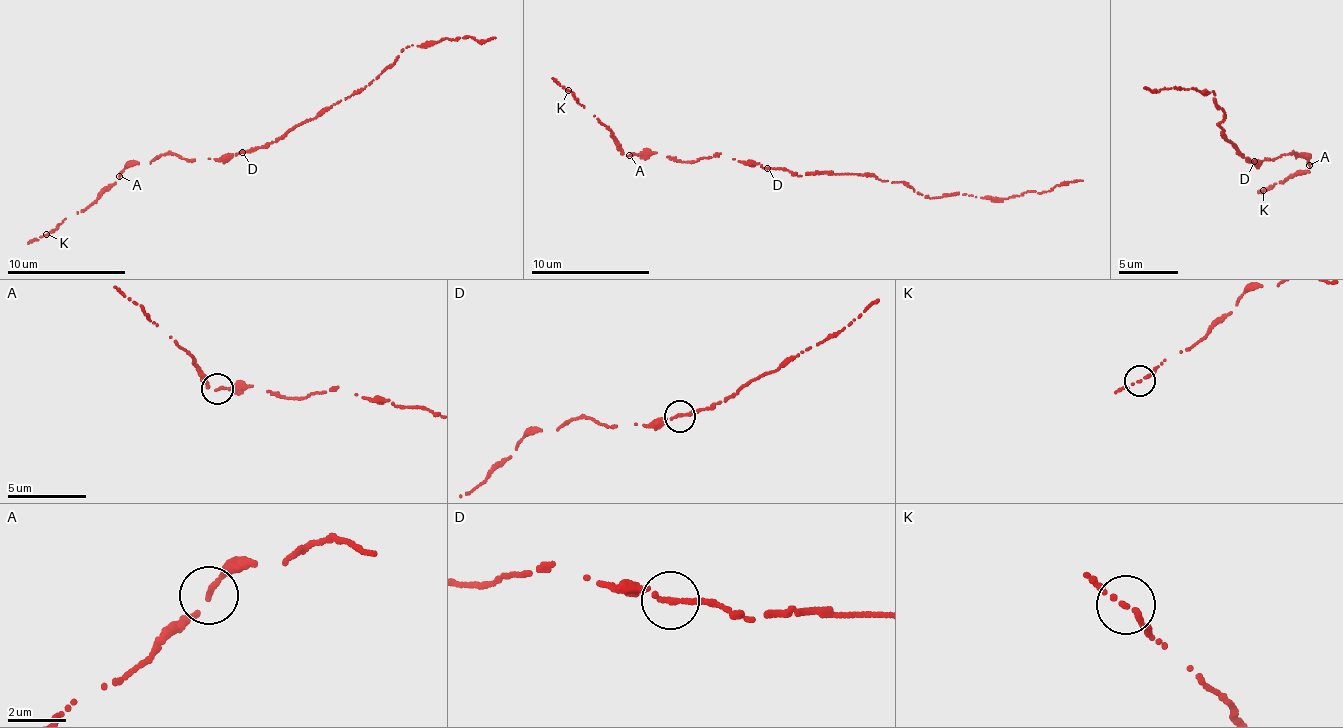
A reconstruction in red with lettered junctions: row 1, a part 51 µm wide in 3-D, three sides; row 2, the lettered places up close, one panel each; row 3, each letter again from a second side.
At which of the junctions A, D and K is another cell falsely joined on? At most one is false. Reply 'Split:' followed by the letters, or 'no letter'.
Split: no letter

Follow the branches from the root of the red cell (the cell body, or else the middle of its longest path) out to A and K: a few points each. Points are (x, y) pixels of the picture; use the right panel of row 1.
A: (1248, 158), (1247, 160), (1258, 159), (1259, 162), (1298, 152), (1297, 157), (1302, 152), (1309, 165)
K: (1248, 158), (1259, 162), (1298, 152), (1297, 157), (1302, 152), (1307, 161), (1306, 172), (1290, 173), (1263, 190)

